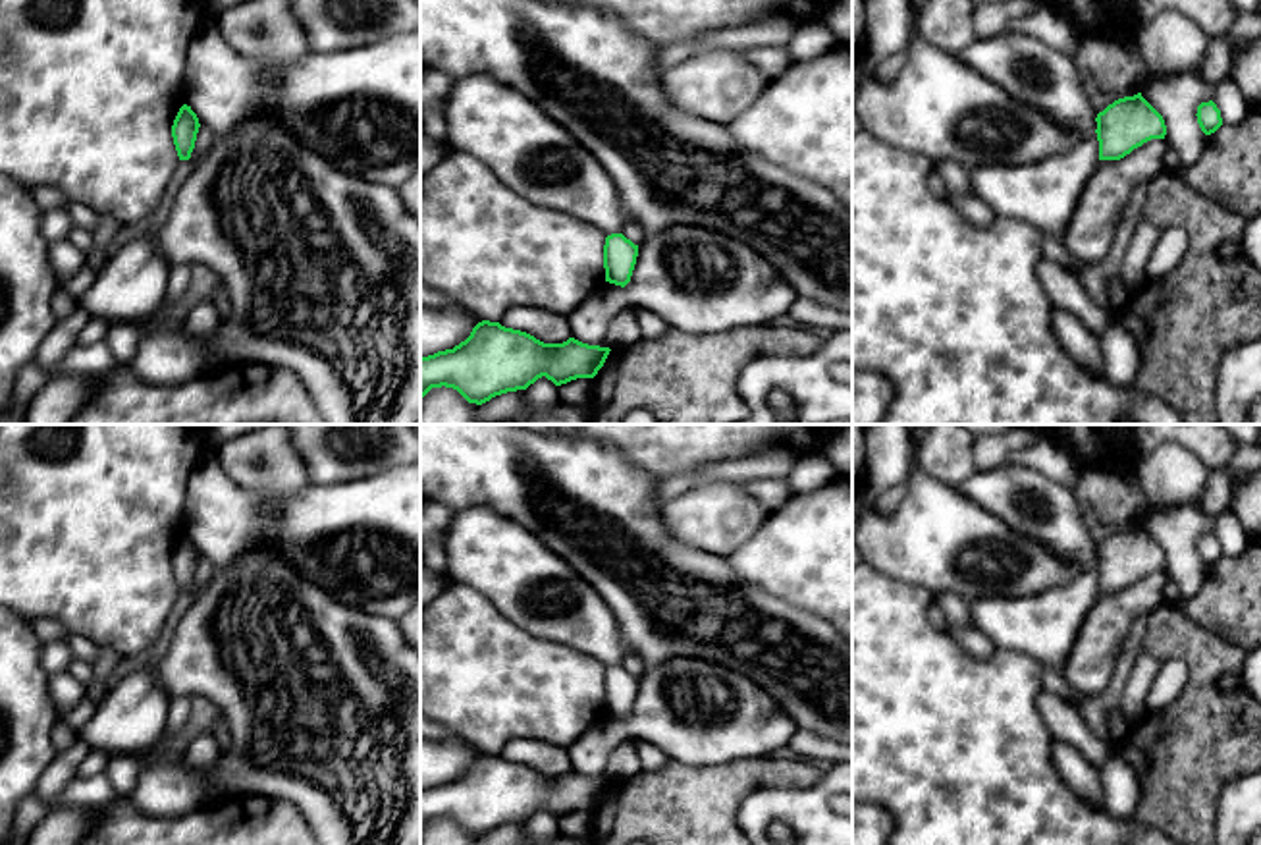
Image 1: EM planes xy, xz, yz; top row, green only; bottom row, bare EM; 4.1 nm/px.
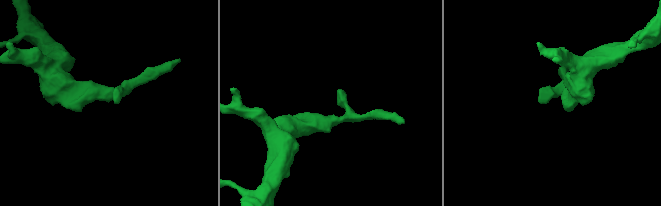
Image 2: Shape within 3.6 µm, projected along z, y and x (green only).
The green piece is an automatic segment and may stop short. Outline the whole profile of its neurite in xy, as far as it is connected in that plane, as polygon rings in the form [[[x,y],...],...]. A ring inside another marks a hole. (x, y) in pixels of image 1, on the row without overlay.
[[[183,536],[174,552],[172,569],[179,592],[189,592],[199,565],[199,550],[191,538]]]

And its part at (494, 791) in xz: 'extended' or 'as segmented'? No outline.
as segmented

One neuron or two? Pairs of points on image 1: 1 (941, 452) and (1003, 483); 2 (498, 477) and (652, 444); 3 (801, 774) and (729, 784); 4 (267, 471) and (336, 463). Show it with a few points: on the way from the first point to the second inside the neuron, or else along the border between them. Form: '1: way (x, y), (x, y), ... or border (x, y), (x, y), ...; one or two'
1: border (974, 469), (959, 487); two
2: border (612, 444), (631, 463), (656, 479); two
3: way (783, 774), (747, 776); one
4: border (290, 444), (301, 458), (311, 483); two

